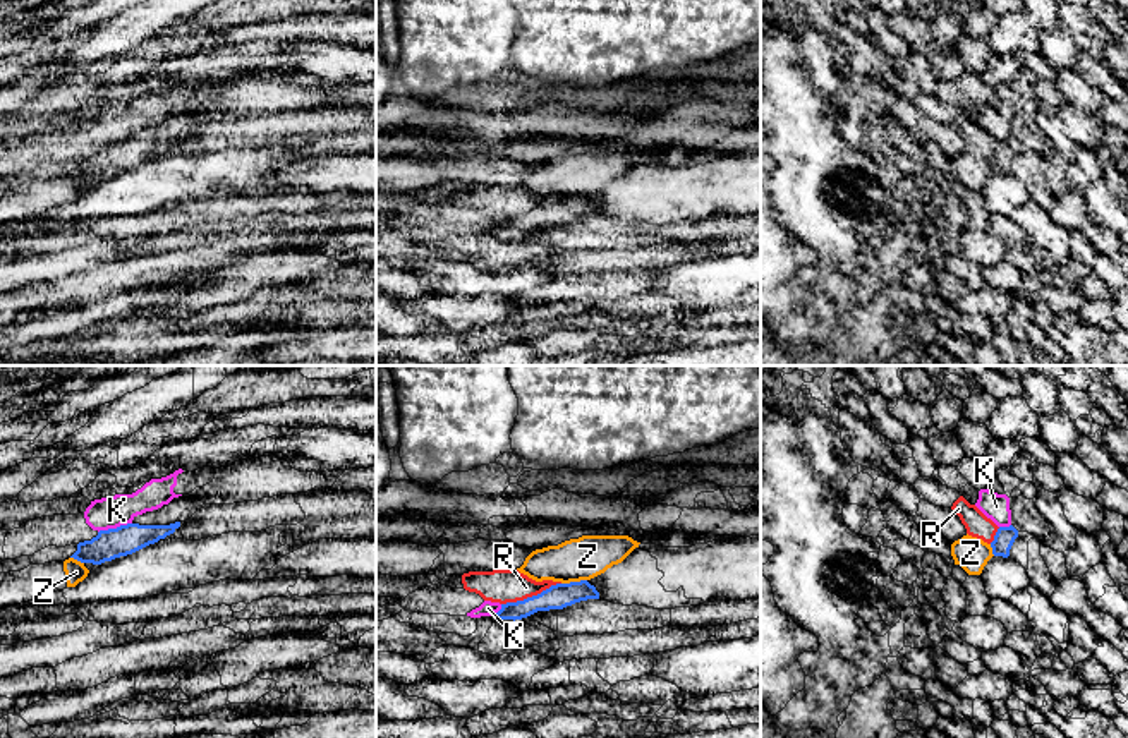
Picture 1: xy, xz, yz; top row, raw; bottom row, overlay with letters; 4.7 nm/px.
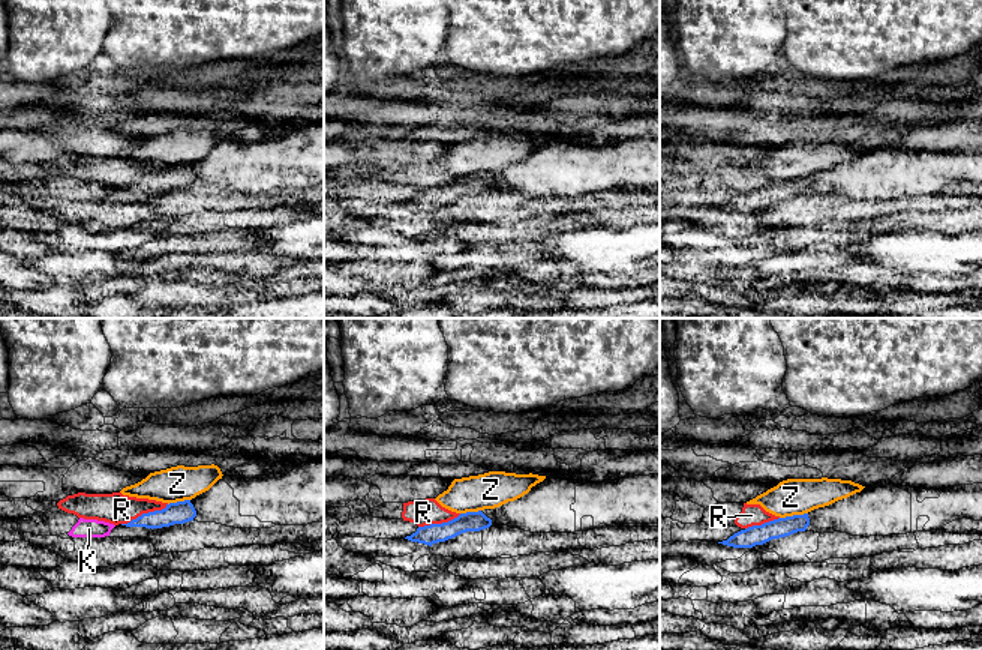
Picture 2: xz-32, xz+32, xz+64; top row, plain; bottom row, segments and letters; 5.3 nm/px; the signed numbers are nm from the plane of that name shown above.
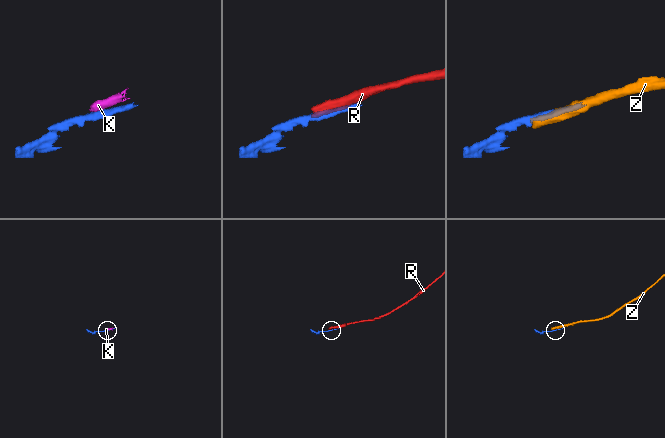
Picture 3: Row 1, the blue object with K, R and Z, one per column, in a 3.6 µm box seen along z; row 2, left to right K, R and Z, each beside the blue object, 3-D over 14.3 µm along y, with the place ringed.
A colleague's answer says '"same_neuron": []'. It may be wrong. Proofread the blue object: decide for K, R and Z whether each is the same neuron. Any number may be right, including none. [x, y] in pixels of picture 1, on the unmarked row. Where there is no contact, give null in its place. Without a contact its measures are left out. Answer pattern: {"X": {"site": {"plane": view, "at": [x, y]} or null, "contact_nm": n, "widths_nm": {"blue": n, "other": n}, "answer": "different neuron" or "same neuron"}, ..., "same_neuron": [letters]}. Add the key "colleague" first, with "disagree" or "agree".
{"colleague": "agree", "K": {"site": {"plane": "xy", "at": [114, 145]}, "contact_nm": 170, "widths_nm": {"blue": 140, "other": 150}, "answer": "different neuron"}, "R": {"site": {"plane": "xz", "at": [533, 211]}, "contact_nm": 300, "widths_nm": {"blue": 120, "other": 160}, "answer": "different neuron"}, "Z": {"site": {"plane": "xz", "at": [574, 198]}, "contact_nm": 120, "widths_nm": {"blue": 120, "other": 200}, "answer": "different neuron"}, "same_neuron": []}

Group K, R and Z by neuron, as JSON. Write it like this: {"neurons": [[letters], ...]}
{"neurons": [["K"], ["R"], ["Z"]]}

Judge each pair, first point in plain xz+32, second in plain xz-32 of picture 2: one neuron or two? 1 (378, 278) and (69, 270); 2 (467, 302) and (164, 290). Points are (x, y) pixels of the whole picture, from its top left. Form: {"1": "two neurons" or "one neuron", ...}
{"1": "one neuron", "2": "one neuron"}

